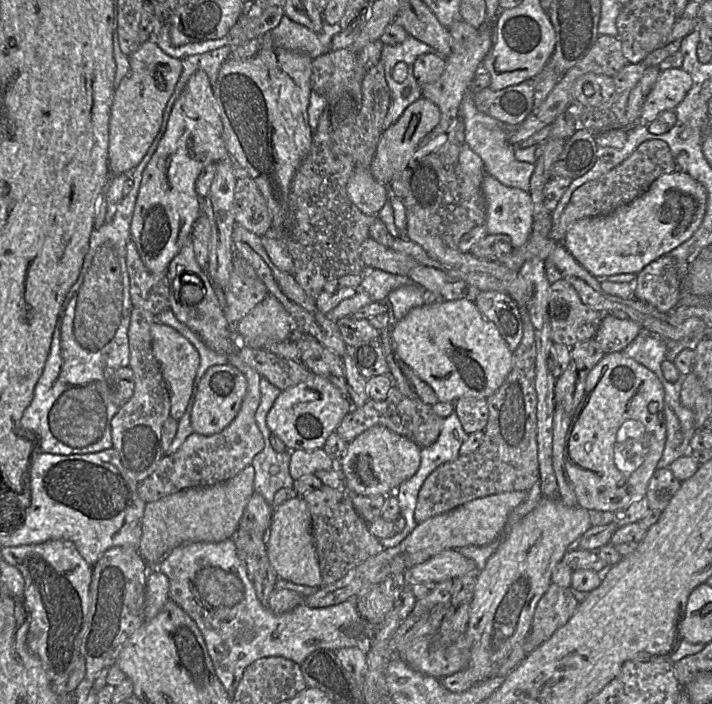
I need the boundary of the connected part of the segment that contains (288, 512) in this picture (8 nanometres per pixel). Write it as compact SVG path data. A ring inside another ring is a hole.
M300 496L273 510L269 529L264 533L264 542L269 562L279 579L314 588L324 585L311 533L311 516Z

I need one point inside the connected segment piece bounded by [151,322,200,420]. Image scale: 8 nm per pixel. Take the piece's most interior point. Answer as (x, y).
(179, 360)

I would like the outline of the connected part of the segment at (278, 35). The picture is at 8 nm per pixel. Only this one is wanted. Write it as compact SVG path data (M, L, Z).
M284 14L279 25L264 36L276 48L299 51L314 59L330 52L331 38L337 31L338 25L324 23L321 32L316 33Z

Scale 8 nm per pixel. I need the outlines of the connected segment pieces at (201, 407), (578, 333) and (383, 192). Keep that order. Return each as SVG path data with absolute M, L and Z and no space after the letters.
M230 364L212 366L198 384L191 409L191 426L197 434L210 436L224 430L237 416L247 393L247 379Z
M564 277L550 286L548 310L553 343L562 343L570 348L579 342L593 338L602 321L601 313L586 305L575 288Z
M369 167L353 173L346 193L353 204L366 215L377 215L388 200L388 187L379 183Z

